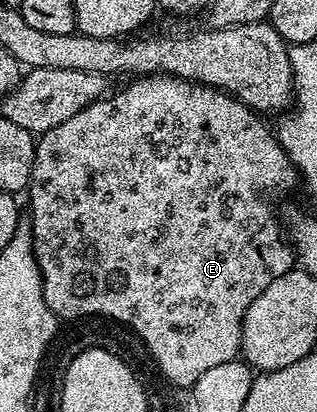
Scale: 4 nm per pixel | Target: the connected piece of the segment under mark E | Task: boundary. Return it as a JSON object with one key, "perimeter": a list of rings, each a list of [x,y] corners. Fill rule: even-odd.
{"perimeter":[[[148,75],[142,79],[132,80],[132,82],[132,85],[127,85],[124,89],[117,90],[116,93],[114,91],[108,92],[77,115],[73,115],[73,119],[65,119],[65,123],[57,123],[57,127],[53,127],[36,140],[33,175],[29,186],[29,194],[31,193],[31,218],[29,218],[31,241],[35,244],[35,258],[41,271],[45,303],[54,311],[56,318],[85,317],[85,319],[92,319],[97,313],[109,313],[115,314],[115,317],[122,318],[124,321],[129,321],[131,325],[135,325],[139,329],[147,341],[150,341],[156,357],[159,357],[163,368],[167,370],[169,375],[167,381],[171,385],[180,385],[183,391],[187,391],[197,383],[197,379],[201,379],[201,375],[205,375],[205,371],[210,371],[211,368],[217,367],[221,363],[234,361],[240,356],[241,331],[243,330],[245,311],[249,311],[249,303],[253,303],[253,299],[257,299],[257,295],[261,295],[261,291],[265,291],[265,287],[269,287],[269,283],[273,283],[273,279],[281,279],[296,264],[290,240],[285,236],[284,230],[277,220],[276,210],[275,213],[271,210],[267,196],[270,195],[271,189],[291,189],[294,187],[295,181],[297,185],[297,172],[294,163],[290,161],[290,155],[283,149],[273,132],[272,126],[267,126],[263,122],[266,120],[260,114],[250,109],[248,105],[241,104],[234,95],[224,93],[223,90],[210,85],[200,85],[198,81],[186,81],[181,77],[168,77],[166,75]]]}

